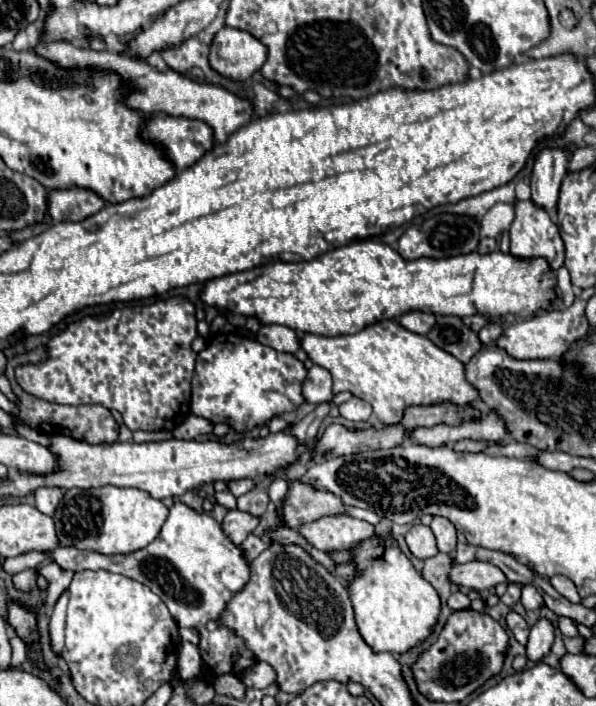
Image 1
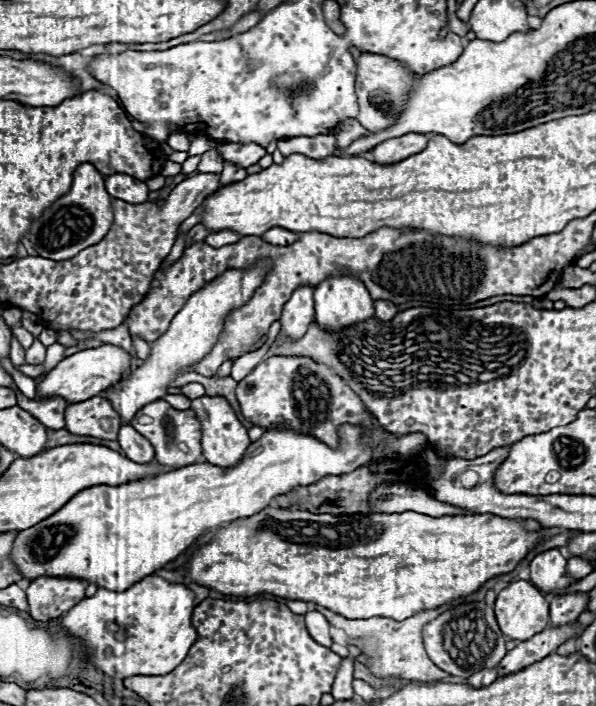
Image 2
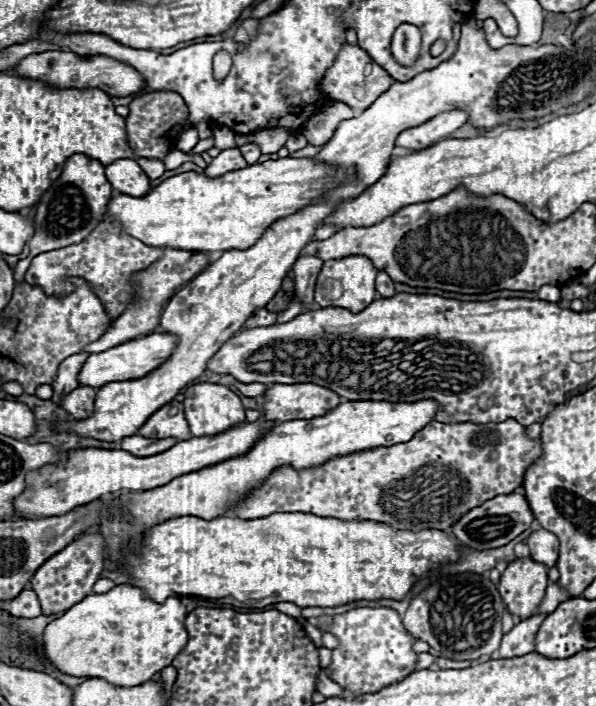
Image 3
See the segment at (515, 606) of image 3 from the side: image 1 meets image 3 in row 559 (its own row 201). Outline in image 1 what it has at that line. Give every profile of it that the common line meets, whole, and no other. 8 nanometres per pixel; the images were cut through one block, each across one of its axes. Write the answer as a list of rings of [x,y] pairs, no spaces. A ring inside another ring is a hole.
[[[530,200],[516,202],[516,218],[510,226],[510,254],[522,260],[546,258],[552,272],[564,266],[564,242],[560,238],[558,226],[552,224],[548,212],[544,212],[542,208],[536,208]]]

